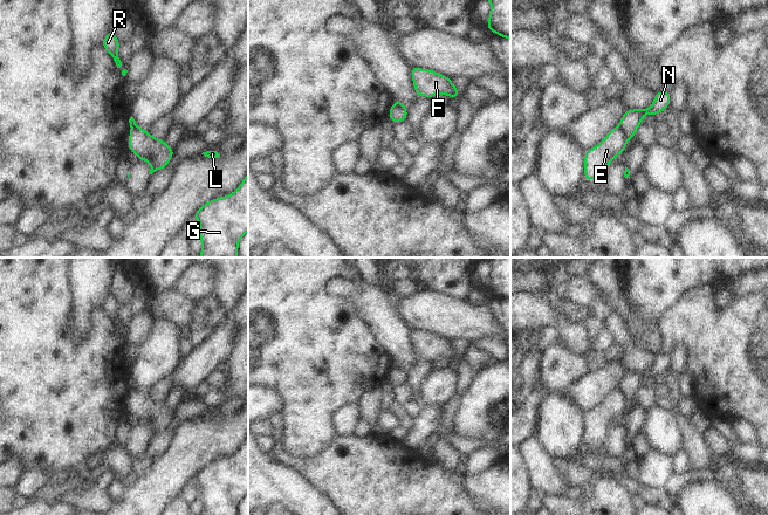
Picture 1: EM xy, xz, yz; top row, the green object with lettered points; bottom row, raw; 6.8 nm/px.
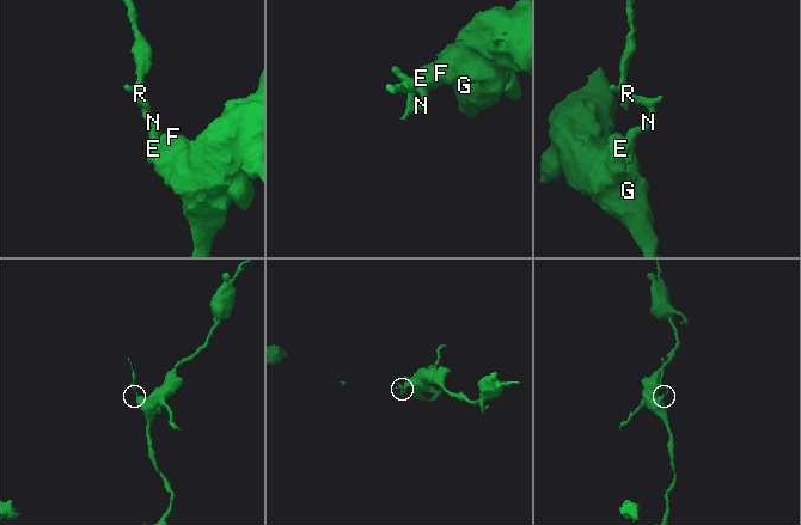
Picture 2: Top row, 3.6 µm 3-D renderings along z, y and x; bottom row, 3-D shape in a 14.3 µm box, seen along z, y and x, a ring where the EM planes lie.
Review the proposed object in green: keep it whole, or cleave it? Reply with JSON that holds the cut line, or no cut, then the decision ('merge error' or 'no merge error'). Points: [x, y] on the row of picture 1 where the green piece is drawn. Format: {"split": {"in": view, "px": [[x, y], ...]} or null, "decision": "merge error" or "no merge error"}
{"split": {"in": "yz", "px": [[617, 126], [626, 139]]}, "decision": "merge error"}

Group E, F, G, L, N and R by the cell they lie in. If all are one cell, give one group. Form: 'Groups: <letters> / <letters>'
Groups: E F G L / N R

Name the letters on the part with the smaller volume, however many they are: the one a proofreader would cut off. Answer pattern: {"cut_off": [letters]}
{"cut_off": ["N", "R"]}

